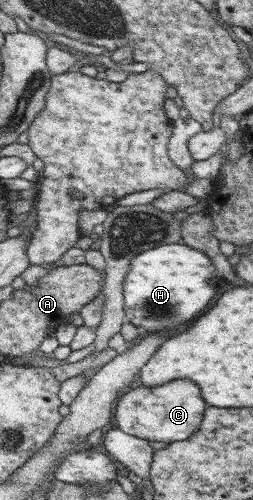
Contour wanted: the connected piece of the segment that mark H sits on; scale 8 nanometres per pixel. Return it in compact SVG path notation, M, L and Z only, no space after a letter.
M172 243L136 254L124 275L122 290L125 317L149 333L174 330L178 324L198 314L214 298L218 280L214 276L214 266L203 252L196 252L184 243Z

